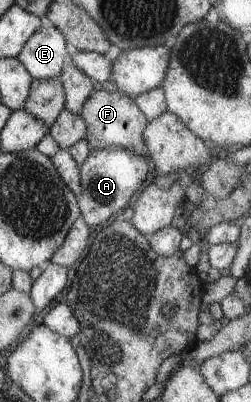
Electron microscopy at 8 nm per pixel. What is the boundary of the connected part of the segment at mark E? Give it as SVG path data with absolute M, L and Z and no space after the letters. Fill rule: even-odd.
M42 16L41 28L22 46L17 58L34 80L57 78L67 64L66 44L63 33Z

